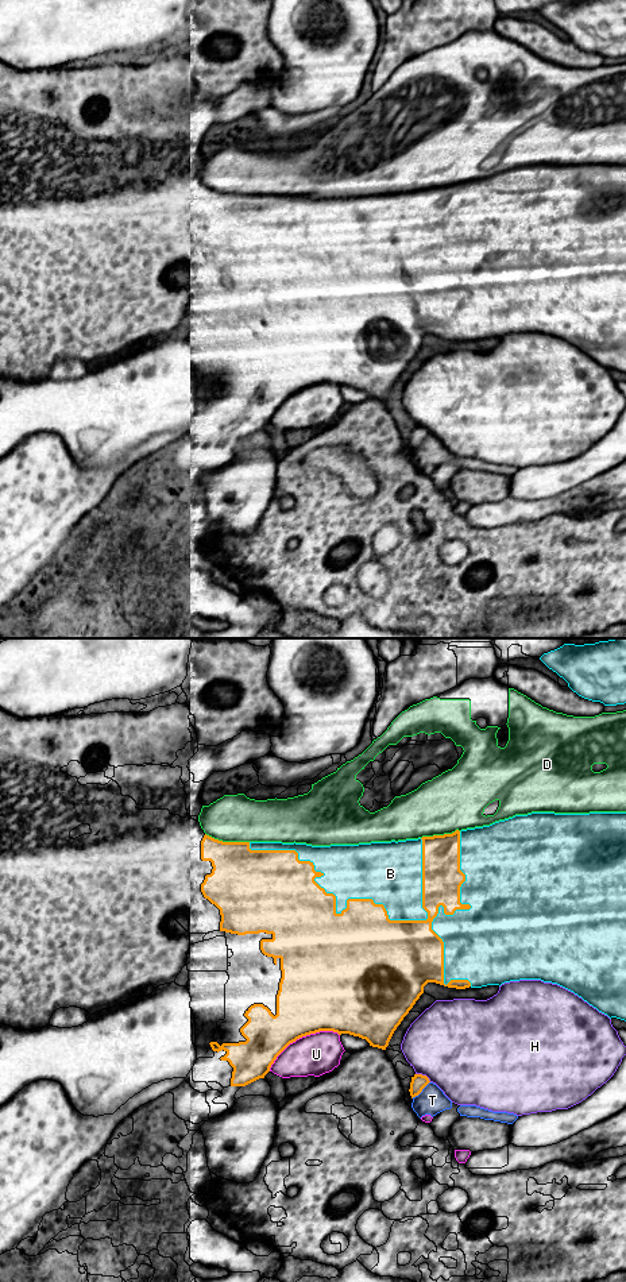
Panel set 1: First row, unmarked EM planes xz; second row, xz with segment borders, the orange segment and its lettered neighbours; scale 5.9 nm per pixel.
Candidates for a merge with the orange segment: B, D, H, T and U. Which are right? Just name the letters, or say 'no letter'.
B

